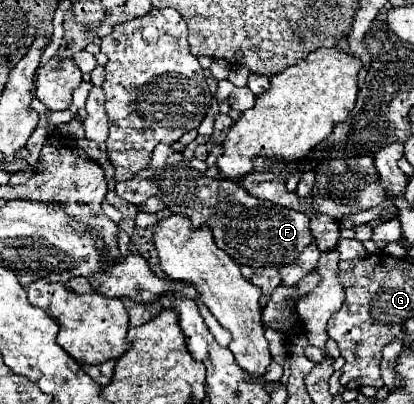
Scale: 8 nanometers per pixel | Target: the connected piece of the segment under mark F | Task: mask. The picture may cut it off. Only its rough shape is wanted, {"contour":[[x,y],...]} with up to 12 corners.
{"contour":[[172,145],[116,183],[210,227],[238,265],[284,267],[310,217],[212,179]]}

